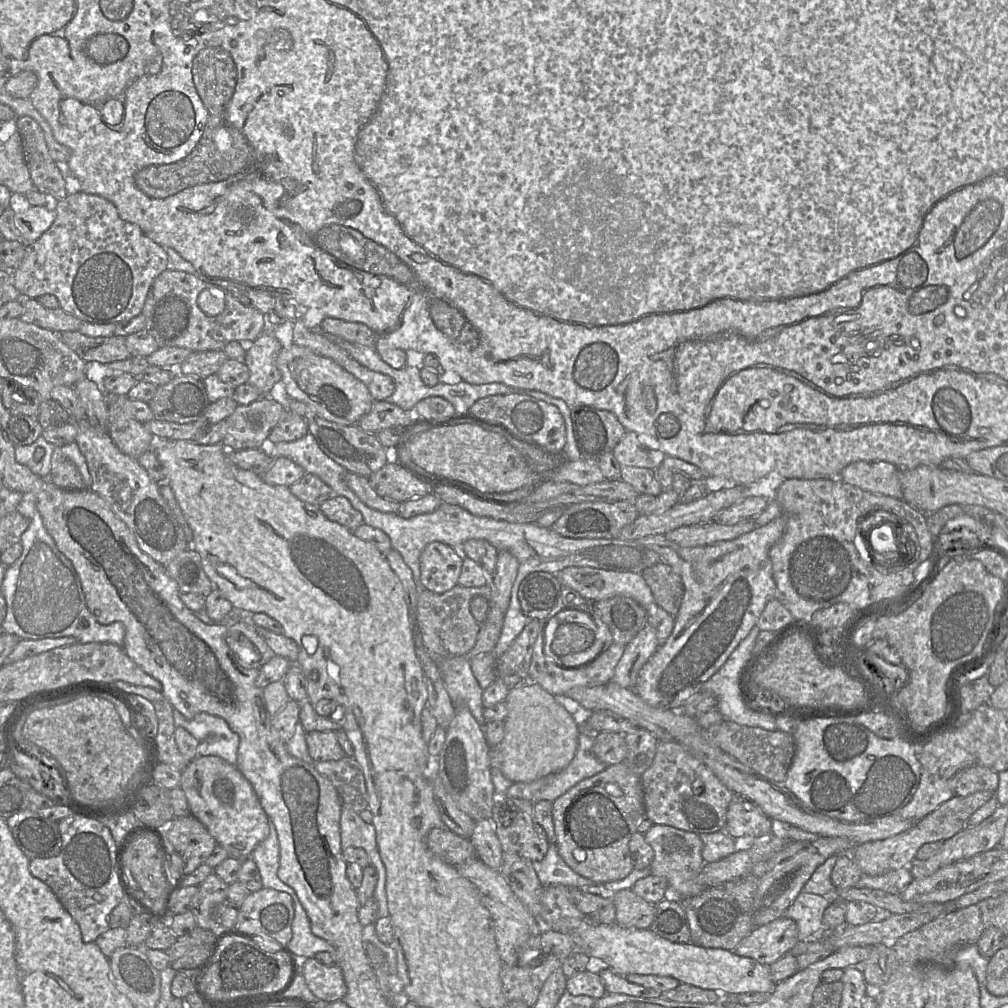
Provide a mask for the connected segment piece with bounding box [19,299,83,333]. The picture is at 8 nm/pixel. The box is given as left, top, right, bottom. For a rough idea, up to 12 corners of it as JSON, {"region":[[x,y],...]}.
{"region":[[23,299],[20,320],[55,333],[83,321],[62,308]]}

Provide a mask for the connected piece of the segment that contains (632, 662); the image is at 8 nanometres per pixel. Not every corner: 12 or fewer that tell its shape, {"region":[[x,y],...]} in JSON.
{"region":[[649,623],[625,645],[611,681],[634,689],[658,648]]}

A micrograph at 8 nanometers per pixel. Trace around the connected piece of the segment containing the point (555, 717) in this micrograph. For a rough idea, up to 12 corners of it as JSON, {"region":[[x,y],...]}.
{"region":[[540,685],[509,689],[501,772],[532,782],[564,770],[574,717]]}

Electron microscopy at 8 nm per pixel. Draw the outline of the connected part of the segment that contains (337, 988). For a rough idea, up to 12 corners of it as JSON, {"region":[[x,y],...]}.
{"region":[[302,964],[310,991],[325,1002],[347,993],[338,965]]}

